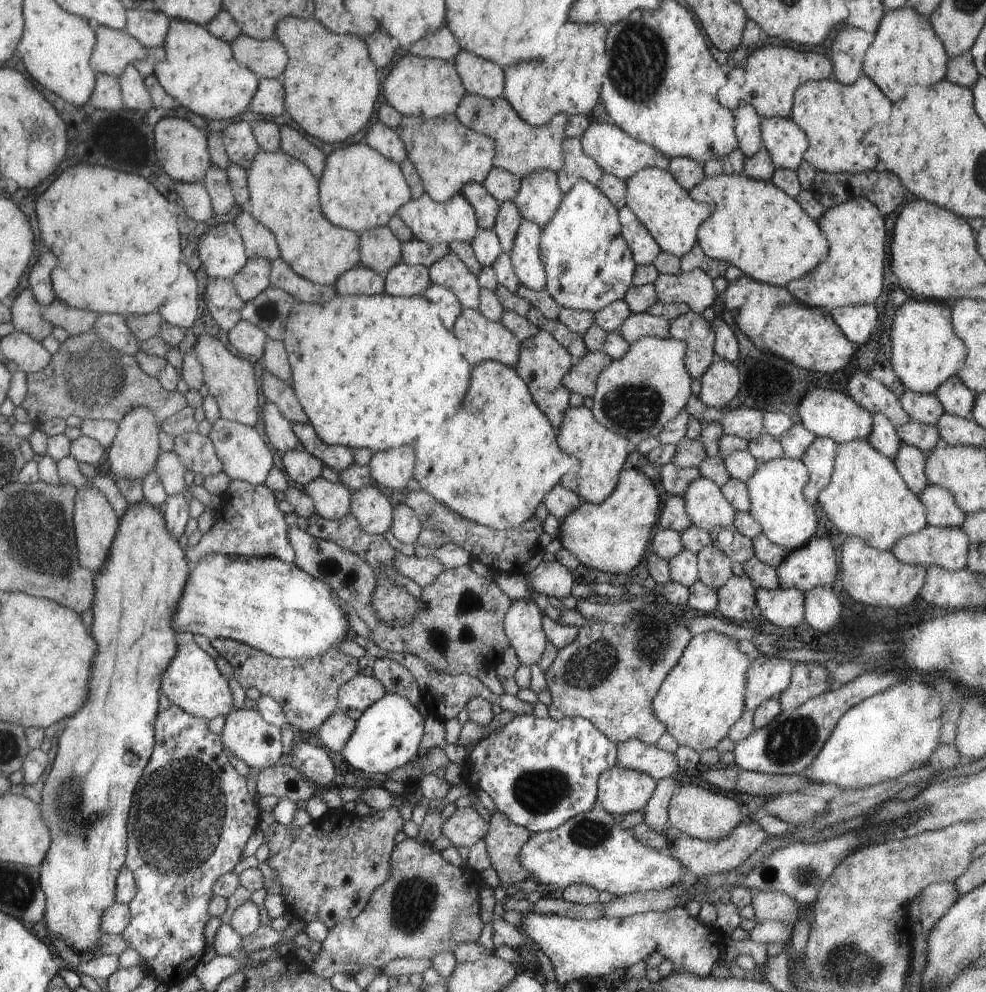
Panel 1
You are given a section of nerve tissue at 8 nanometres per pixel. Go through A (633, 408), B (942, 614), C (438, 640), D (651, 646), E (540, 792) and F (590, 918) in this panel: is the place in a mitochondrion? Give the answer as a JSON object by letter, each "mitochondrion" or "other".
{"A":"mitochondrion","B":"other","C":"mitochondrion","D":"mitochondrion","E":"mitochondrion","F":"other"}

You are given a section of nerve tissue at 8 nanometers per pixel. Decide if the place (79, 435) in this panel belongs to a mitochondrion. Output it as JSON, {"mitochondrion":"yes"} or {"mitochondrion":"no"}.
{"mitochondrion":"no"}

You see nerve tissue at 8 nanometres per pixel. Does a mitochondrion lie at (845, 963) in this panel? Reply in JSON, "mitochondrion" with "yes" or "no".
{"mitochondrion":"yes"}

